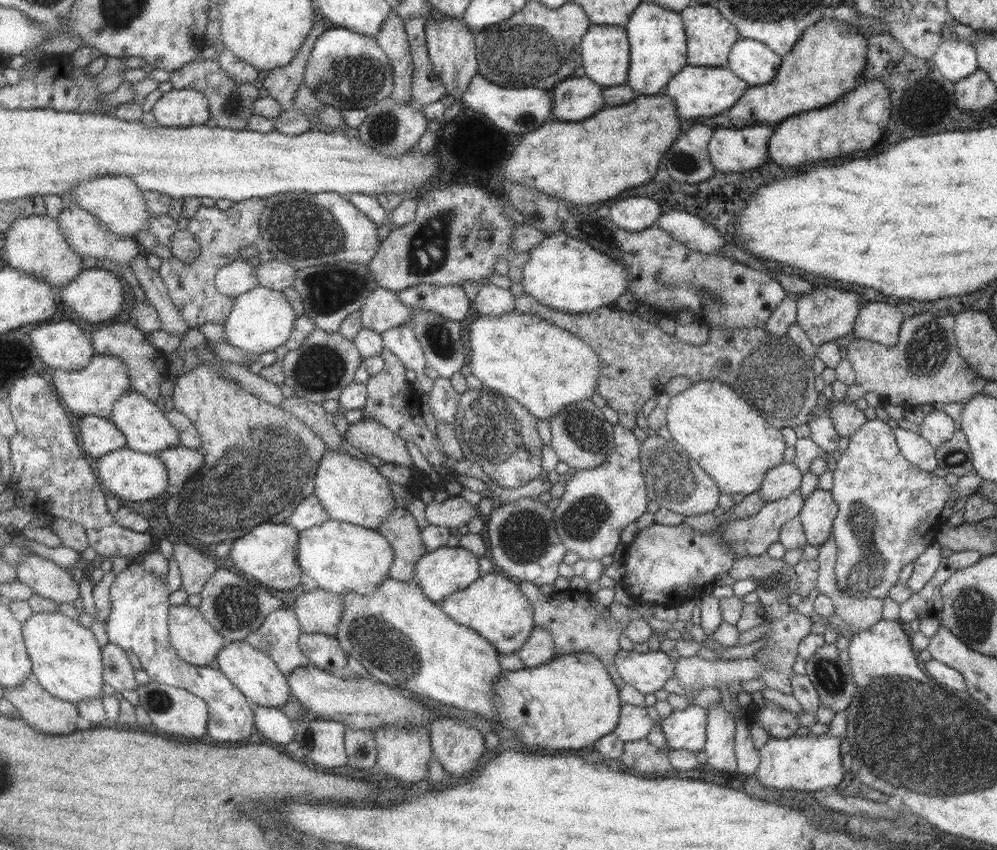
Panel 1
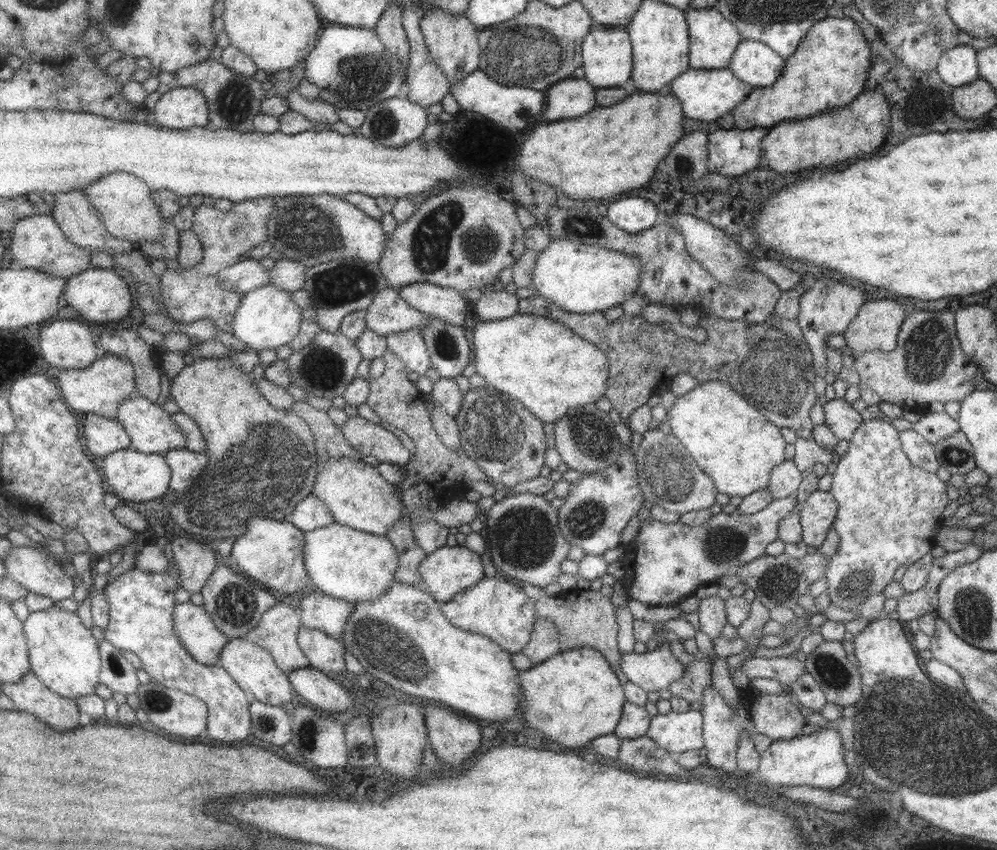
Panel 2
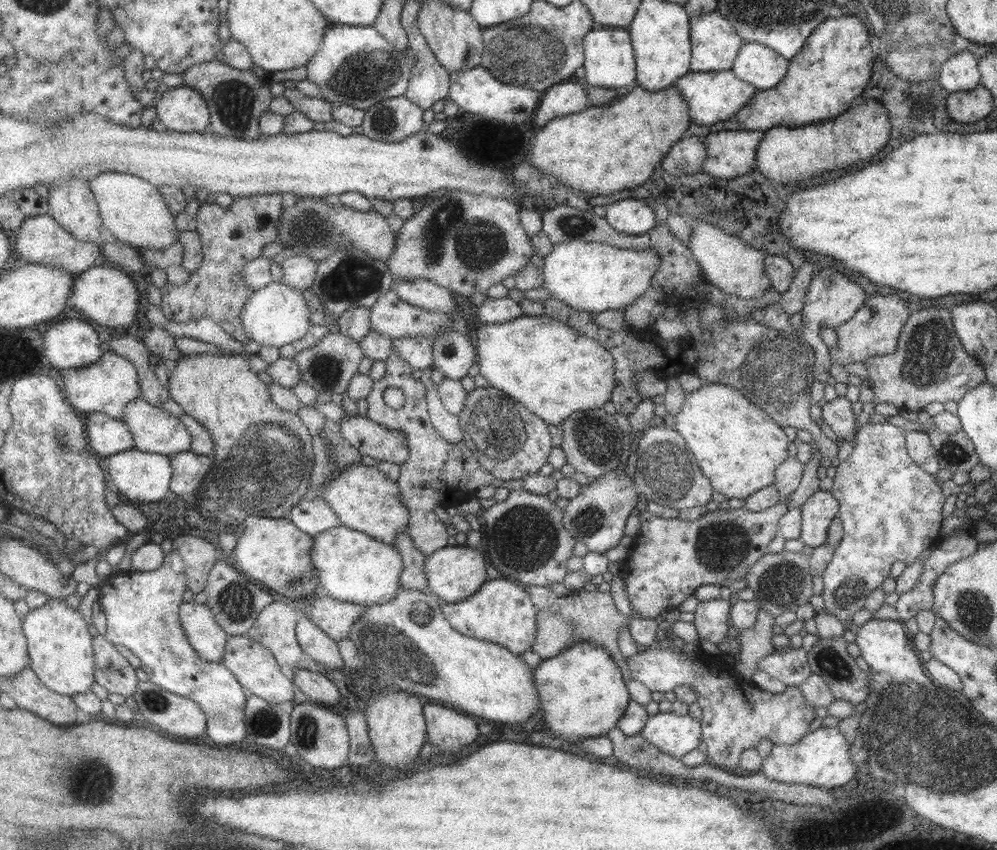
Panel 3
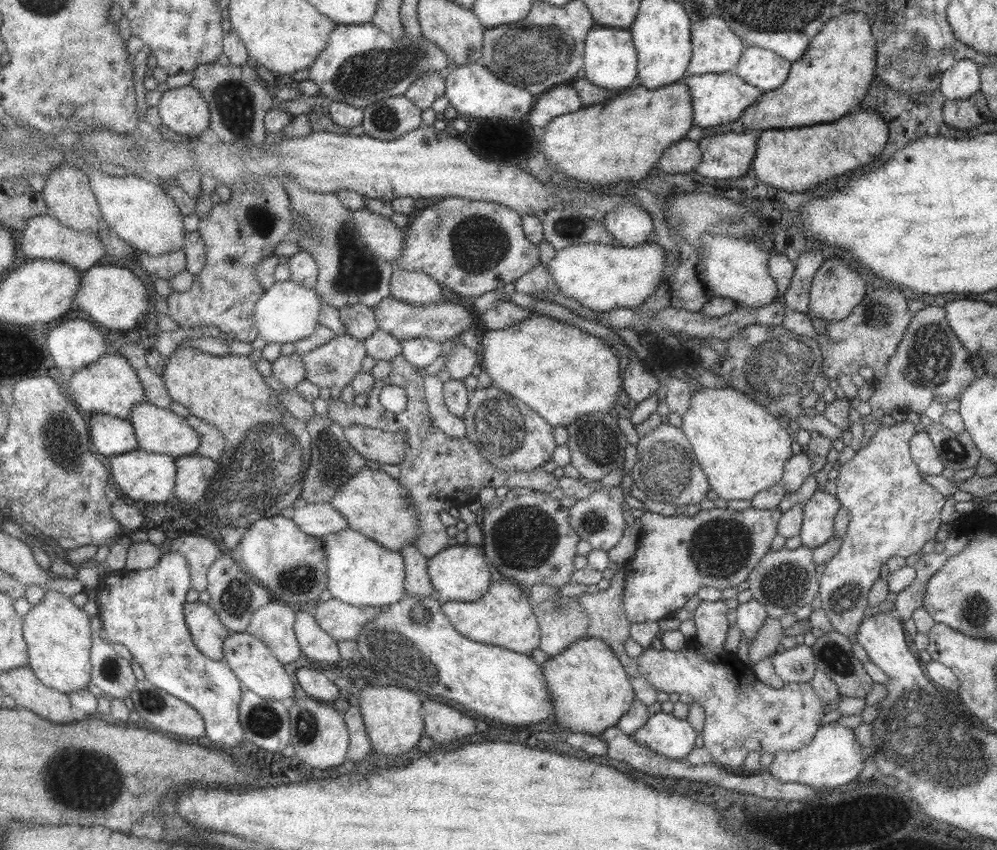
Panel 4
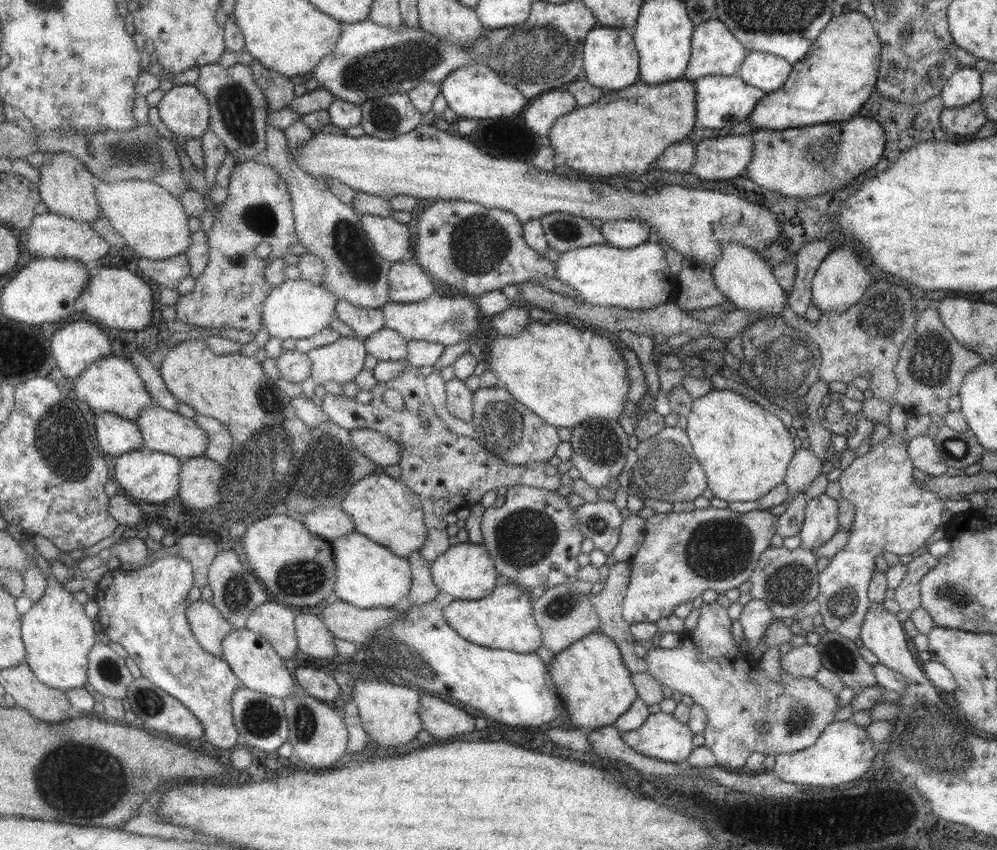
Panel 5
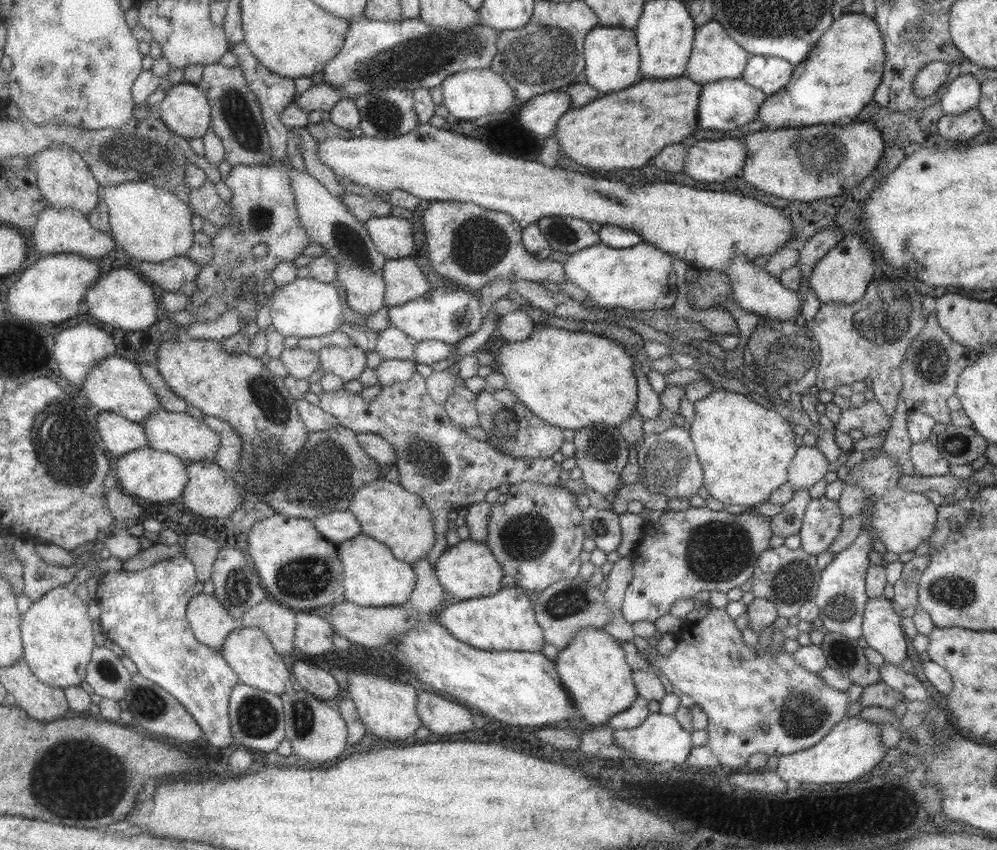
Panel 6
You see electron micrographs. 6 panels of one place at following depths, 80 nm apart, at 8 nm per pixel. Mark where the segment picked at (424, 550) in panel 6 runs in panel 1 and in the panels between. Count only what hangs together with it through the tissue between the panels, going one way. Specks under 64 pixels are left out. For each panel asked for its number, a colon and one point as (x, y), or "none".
1: (351, 490)
2: (357, 496)
3: (364, 500)
4: (375, 505)
5: (384, 510)

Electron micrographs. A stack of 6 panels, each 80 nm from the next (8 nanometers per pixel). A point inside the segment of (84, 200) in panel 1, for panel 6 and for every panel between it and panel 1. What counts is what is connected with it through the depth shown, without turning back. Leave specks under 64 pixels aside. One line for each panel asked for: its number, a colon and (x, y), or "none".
2: (125, 201)
3: (133, 209)
4: (139, 210)
5: (153, 223)
6: (151, 224)

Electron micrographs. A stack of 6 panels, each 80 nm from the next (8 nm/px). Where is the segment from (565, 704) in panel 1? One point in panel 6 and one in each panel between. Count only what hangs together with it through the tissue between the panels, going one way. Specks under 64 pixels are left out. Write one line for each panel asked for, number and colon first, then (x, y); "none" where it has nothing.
2: (574, 696)
3: (582, 692)
4: (589, 689)
5: (595, 687)
6: (592, 668)

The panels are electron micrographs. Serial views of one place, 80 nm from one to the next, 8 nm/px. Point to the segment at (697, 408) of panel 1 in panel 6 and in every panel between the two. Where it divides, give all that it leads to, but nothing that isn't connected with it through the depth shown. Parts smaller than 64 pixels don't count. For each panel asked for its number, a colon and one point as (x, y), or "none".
2: (734, 444)
3: (736, 445)
4: (741, 448)
5: (743, 449)
6: (744, 449)

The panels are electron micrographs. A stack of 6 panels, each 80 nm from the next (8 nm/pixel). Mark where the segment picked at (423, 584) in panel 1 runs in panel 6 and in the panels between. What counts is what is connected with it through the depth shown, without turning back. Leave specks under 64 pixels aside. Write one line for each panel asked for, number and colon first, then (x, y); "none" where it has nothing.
2: (448, 570)
3: (453, 573)
4: (461, 573)
5: (465, 571)
6: (468, 569)

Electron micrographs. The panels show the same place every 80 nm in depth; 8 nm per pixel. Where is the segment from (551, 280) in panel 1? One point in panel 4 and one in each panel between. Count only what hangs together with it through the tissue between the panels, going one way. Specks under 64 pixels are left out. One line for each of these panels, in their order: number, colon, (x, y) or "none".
2: (579, 278)
3: (593, 277)
4: (599, 277)

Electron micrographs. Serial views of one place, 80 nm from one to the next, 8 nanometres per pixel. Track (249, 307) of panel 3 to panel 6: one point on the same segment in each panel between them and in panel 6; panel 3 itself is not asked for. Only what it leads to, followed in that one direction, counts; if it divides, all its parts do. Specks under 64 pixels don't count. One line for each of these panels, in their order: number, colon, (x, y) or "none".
4: (286, 312)
5: (296, 309)
6: (304, 308)

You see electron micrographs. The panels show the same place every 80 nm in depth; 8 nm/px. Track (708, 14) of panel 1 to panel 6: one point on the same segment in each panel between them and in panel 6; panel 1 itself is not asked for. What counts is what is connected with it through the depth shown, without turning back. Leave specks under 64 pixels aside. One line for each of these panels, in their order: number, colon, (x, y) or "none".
2: (712, 39)
3: (714, 44)
4: (715, 49)
5: (713, 50)
6: (715, 55)

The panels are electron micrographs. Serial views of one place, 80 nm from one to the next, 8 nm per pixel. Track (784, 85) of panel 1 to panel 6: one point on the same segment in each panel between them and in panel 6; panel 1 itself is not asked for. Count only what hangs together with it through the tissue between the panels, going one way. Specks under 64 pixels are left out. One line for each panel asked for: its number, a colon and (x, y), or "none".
2: (827, 70)
3: (821, 81)
4: (833, 75)
5: (837, 75)
6: (838, 78)

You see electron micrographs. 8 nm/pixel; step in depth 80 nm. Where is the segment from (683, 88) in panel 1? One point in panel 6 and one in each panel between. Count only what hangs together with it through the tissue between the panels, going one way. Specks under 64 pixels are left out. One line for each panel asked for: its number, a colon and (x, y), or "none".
2: (705, 94)
3: (710, 96)
4: (716, 99)
5: (721, 101)
6: (727, 104)

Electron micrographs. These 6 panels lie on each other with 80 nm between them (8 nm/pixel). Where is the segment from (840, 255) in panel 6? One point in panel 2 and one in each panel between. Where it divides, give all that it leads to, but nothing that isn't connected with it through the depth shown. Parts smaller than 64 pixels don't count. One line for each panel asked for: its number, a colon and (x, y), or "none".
2: (827, 306)
3: (832, 298)
4: (836, 289)
5: (840, 280)

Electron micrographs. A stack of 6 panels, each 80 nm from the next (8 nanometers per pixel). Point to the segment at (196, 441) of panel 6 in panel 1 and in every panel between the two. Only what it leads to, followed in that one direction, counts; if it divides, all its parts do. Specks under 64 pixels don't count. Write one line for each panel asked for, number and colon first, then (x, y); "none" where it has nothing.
1: (147, 430)
2: (152, 431)
3: (155, 431)
4: (159, 431)
5: (166, 432)

